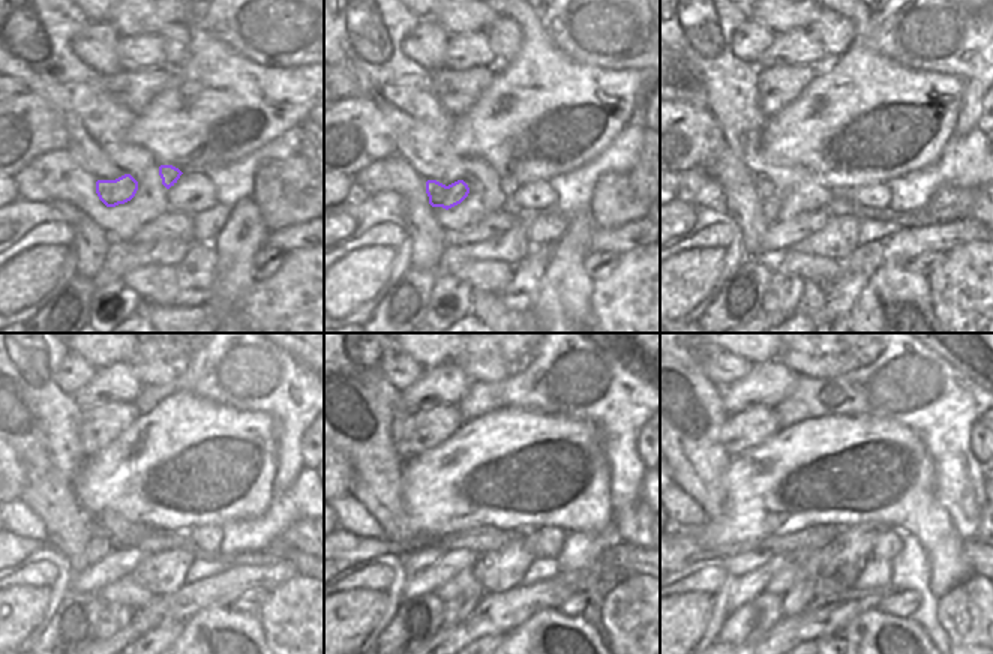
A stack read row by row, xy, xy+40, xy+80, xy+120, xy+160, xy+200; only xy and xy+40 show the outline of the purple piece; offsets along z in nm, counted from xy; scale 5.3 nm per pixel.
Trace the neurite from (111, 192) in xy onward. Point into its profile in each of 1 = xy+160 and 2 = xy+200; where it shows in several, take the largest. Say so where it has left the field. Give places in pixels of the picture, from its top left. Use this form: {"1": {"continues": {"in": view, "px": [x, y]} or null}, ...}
{"1": {"continues": {"in": "xy+160", "px": [414, 558]}}, "2": {"continues": {"in": "xy+200", "px": [753, 557]}}}

